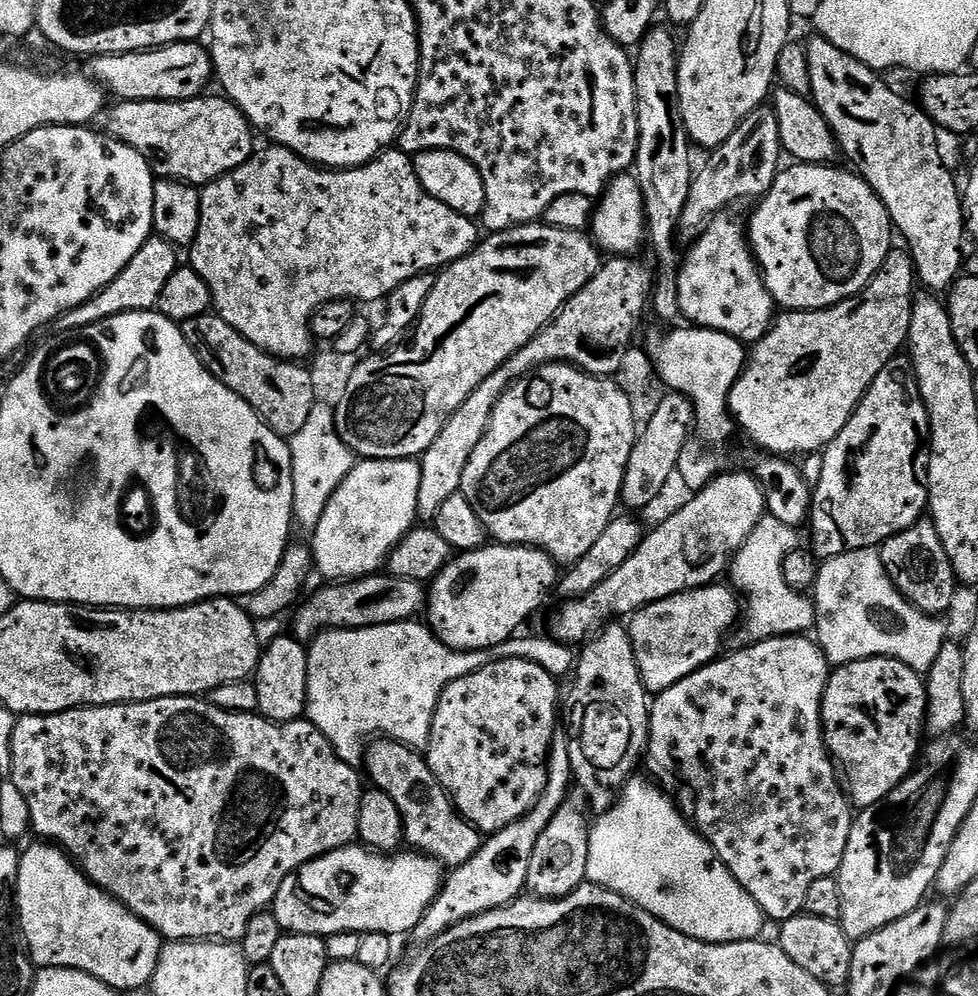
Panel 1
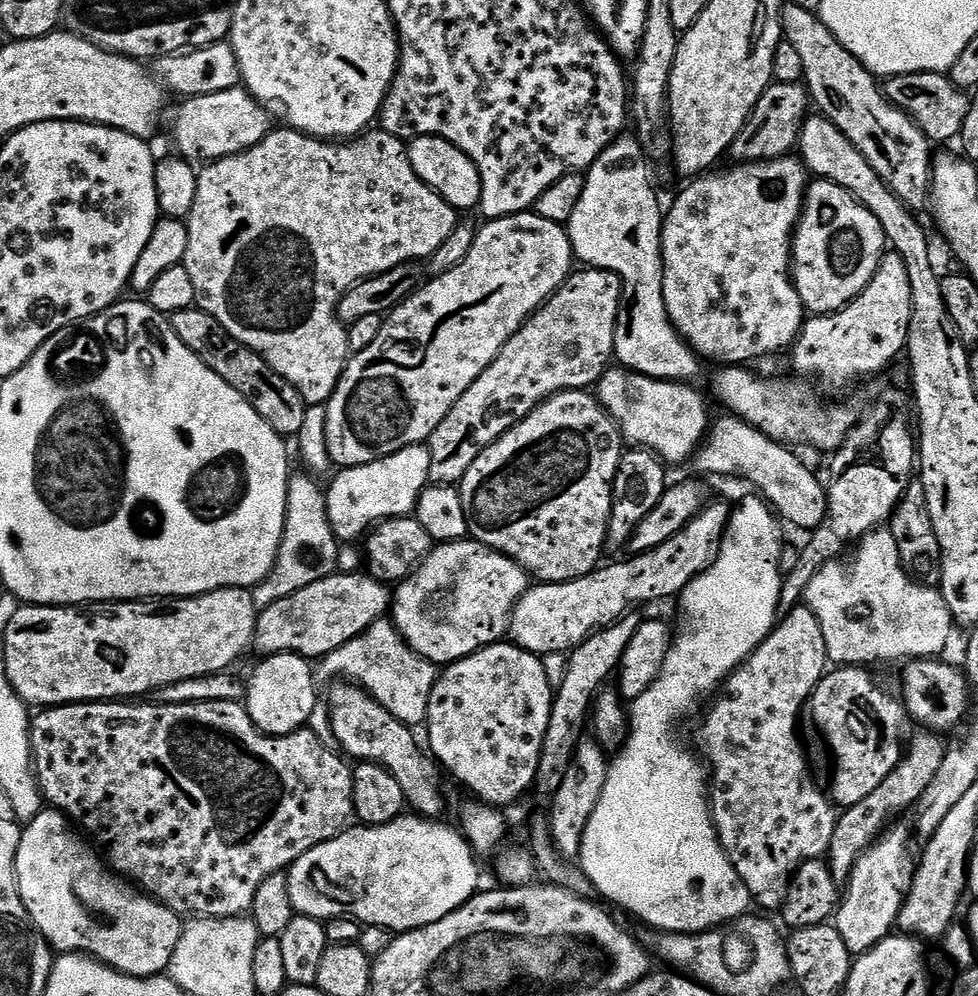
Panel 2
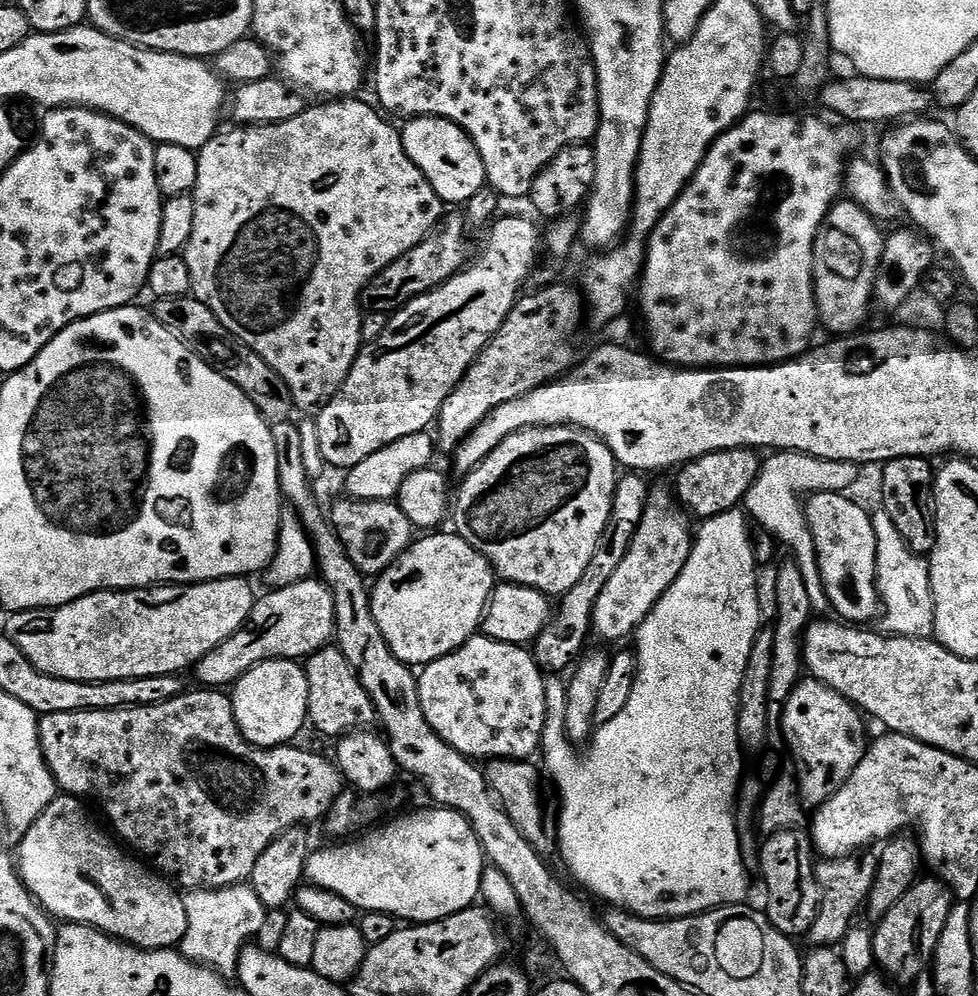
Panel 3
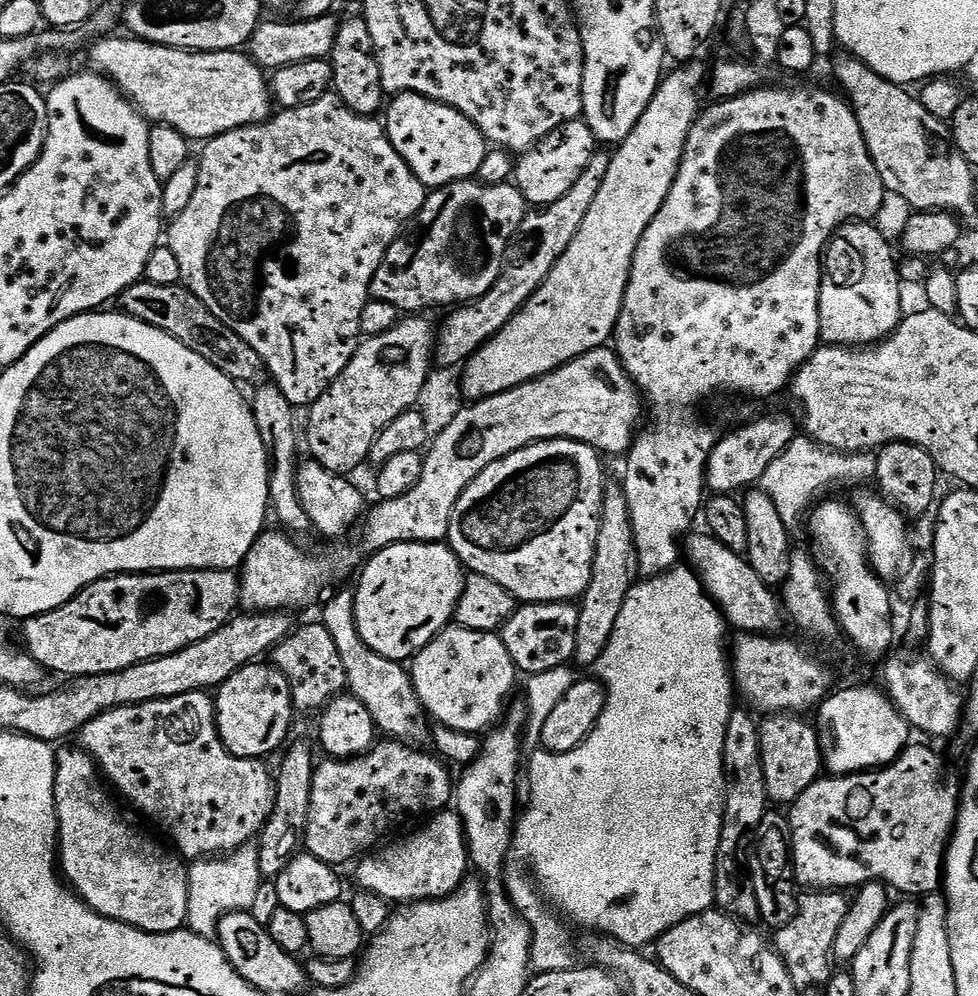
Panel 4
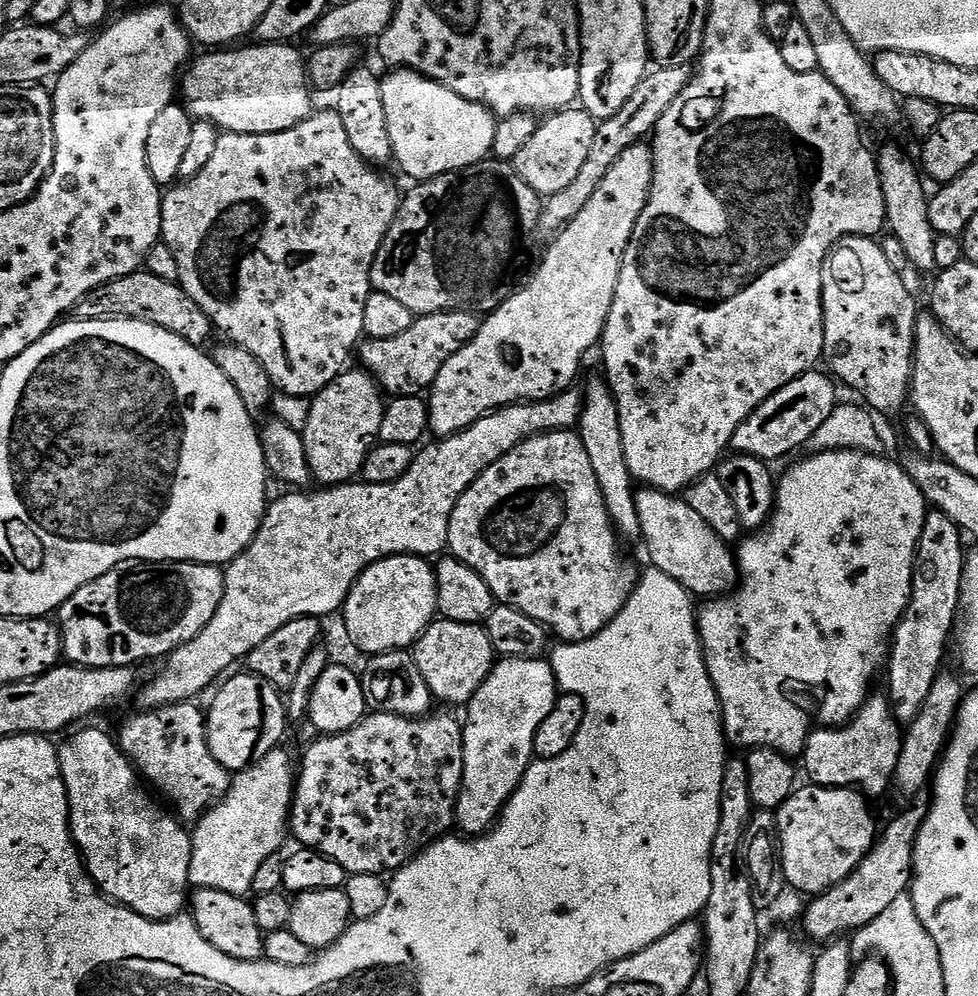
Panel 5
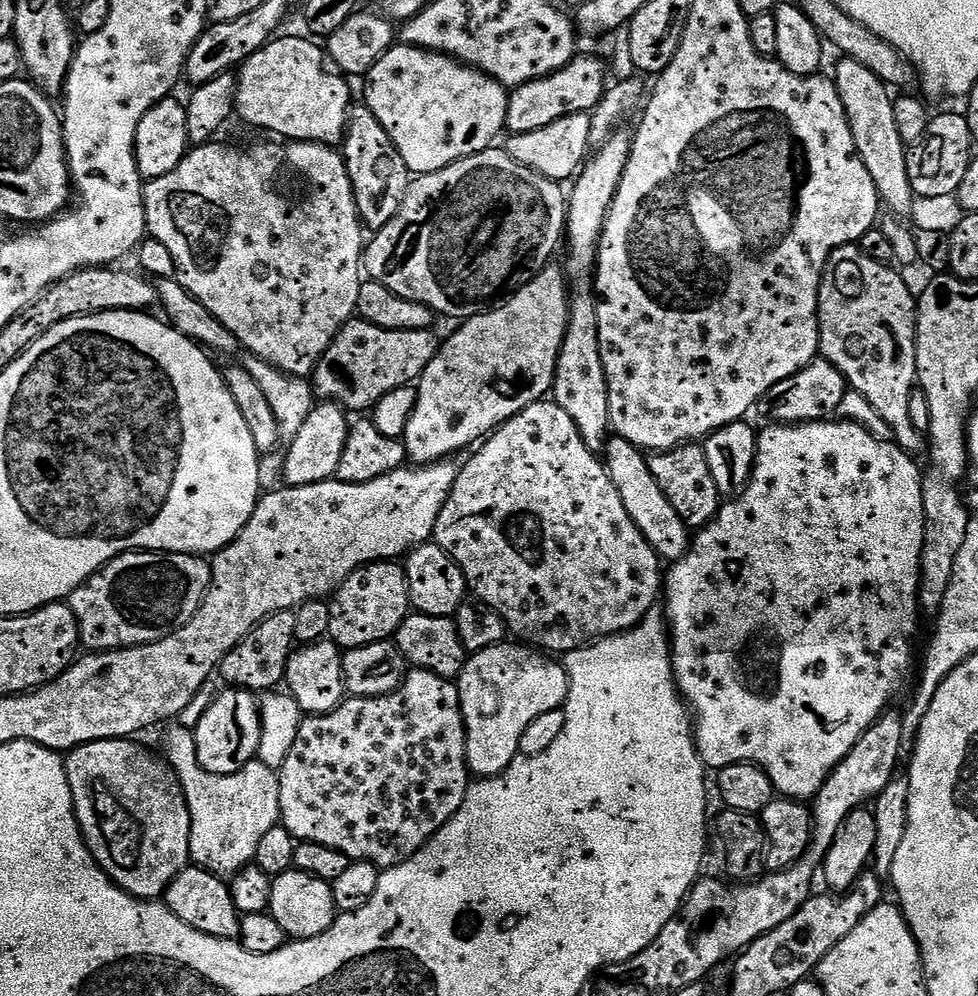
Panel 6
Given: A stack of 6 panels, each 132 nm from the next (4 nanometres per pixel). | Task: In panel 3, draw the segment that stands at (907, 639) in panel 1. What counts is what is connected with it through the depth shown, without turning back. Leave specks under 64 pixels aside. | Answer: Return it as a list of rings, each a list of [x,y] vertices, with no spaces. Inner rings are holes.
[[[777,451],[769,460],[765,459],[760,465],[760,473],[742,501],[747,515],[753,521],[761,524],[767,535],[775,538],[781,545],[789,548],[791,559],[795,560],[798,570],[802,570],[802,578],[806,586],[816,590],[821,587],[820,567],[816,557],[816,547],[812,531],[808,525],[808,513],[800,500],[803,494],[818,492],[847,493],[860,480],[861,465],[851,464],[845,460],[827,460],[814,458],[801,452]],[[897,539],[896,548],[882,546],[876,555],[876,582],[880,589],[884,624],[897,636],[928,638],[933,635],[934,602],[928,573],[928,560],[911,552],[905,540]]]

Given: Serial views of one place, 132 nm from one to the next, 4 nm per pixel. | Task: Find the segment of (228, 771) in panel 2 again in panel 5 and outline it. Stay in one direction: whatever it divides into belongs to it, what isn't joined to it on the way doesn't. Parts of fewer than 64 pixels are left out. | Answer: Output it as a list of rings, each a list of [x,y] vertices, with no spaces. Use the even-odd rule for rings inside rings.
[[[189,702],[171,704],[165,708],[137,711],[137,716],[130,717],[121,726],[120,736],[118,735],[120,748],[131,760],[136,771],[157,793],[160,791],[169,800],[167,803],[174,809],[175,815],[184,822],[199,820],[208,809],[214,807],[227,794],[228,787],[232,785],[230,773],[220,765],[218,758],[214,758],[214,754],[210,754],[206,712],[203,707],[199,708],[198,705],[199,703]]]

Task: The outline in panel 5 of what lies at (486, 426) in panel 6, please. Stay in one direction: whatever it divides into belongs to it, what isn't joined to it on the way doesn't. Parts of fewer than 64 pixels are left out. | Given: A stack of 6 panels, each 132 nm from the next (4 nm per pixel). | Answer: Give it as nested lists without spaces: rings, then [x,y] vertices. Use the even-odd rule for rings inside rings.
[[[641,142],[630,146],[630,150],[625,150],[619,156],[618,162],[614,162],[614,166],[610,166],[610,171],[606,173],[606,178],[602,178],[601,184],[598,185],[598,190],[594,190],[594,195],[590,197],[590,202],[586,202],[586,206],[582,206],[582,210],[578,210],[576,217],[566,227],[560,229],[558,235],[553,239],[557,240],[549,246],[548,253],[544,256],[544,261],[541,264],[539,261],[535,265],[534,271],[527,277],[523,287],[517,290],[509,300],[502,302],[493,312],[487,313],[483,317],[478,334],[474,334],[474,338],[470,338],[470,342],[466,342],[466,346],[462,346],[462,350],[458,350],[458,354],[454,354],[454,358],[450,358],[450,362],[446,362],[446,366],[442,366],[442,370],[438,370],[438,378],[432,383],[431,389],[426,396],[428,401],[428,426],[433,437],[453,436],[455,432],[463,432],[465,428],[470,427],[474,422],[478,422],[483,416],[487,416],[488,413],[496,411],[497,408],[507,408],[510,404],[521,402],[549,400],[551,396],[557,396],[559,392],[567,392],[575,385],[572,383],[575,382],[576,375],[580,372],[580,363],[583,362],[584,355],[591,348],[593,351],[599,345],[601,336],[604,335],[606,318],[610,314],[610,306],[614,302],[614,290],[618,286],[618,274],[622,270],[624,252],[628,248],[628,243],[634,232],[634,226],[648,201],[648,195],[652,189],[653,174],[652,150],[647,143]]]

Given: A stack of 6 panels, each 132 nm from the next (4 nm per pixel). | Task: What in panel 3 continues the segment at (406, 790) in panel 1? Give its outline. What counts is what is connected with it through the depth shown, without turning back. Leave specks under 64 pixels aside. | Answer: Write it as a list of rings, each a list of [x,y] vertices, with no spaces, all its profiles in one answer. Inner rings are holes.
[[[320,648],[303,661],[302,667],[308,683],[308,724],[311,727],[316,727],[324,736],[339,738],[357,730],[371,729],[377,723],[370,694],[366,694],[358,674],[339,648]]]

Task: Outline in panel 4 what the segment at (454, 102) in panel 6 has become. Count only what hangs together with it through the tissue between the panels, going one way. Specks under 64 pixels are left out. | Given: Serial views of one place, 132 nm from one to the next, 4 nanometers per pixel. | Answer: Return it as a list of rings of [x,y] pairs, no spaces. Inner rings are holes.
[[[401,92],[391,97],[387,112],[390,142],[425,189],[435,190],[459,180],[470,180],[479,173],[482,158],[486,158],[490,145],[466,114],[413,92]]]

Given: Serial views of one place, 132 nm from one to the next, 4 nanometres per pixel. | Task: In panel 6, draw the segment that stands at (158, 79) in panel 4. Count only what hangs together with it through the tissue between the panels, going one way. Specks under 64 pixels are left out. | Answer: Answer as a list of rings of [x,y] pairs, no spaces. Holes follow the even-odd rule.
[[[283,36],[272,40],[265,48],[254,53],[245,64],[240,65],[235,111],[246,123],[253,124],[256,128],[265,128],[276,136],[285,136],[285,141],[288,142],[313,140],[319,144],[339,145],[347,133],[349,109],[354,104],[352,92],[348,89],[349,81],[325,63],[325,49],[321,45],[319,48],[315,39]]]

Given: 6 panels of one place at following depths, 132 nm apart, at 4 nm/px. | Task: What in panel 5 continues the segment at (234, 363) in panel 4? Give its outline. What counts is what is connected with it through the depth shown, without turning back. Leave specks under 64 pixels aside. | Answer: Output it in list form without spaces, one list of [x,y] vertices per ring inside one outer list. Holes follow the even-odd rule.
[[[146,270],[131,272],[114,282],[106,282],[86,298],[82,298],[74,309],[77,320],[137,320],[150,326],[158,326],[162,330],[170,330],[170,334],[178,334],[186,342],[204,346],[214,336],[212,319],[204,313],[202,306],[186,294],[177,282],[166,282],[166,278],[158,278]]]

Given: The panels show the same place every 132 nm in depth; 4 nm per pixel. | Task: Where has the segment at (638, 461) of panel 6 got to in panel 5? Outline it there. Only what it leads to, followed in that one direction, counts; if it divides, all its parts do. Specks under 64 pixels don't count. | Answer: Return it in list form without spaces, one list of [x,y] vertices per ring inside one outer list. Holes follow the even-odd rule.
[[[643,486],[636,489],[642,544],[648,547],[651,567],[670,574],[696,598],[715,598],[731,593],[738,584],[738,565],[729,541],[716,533],[679,495]]]

